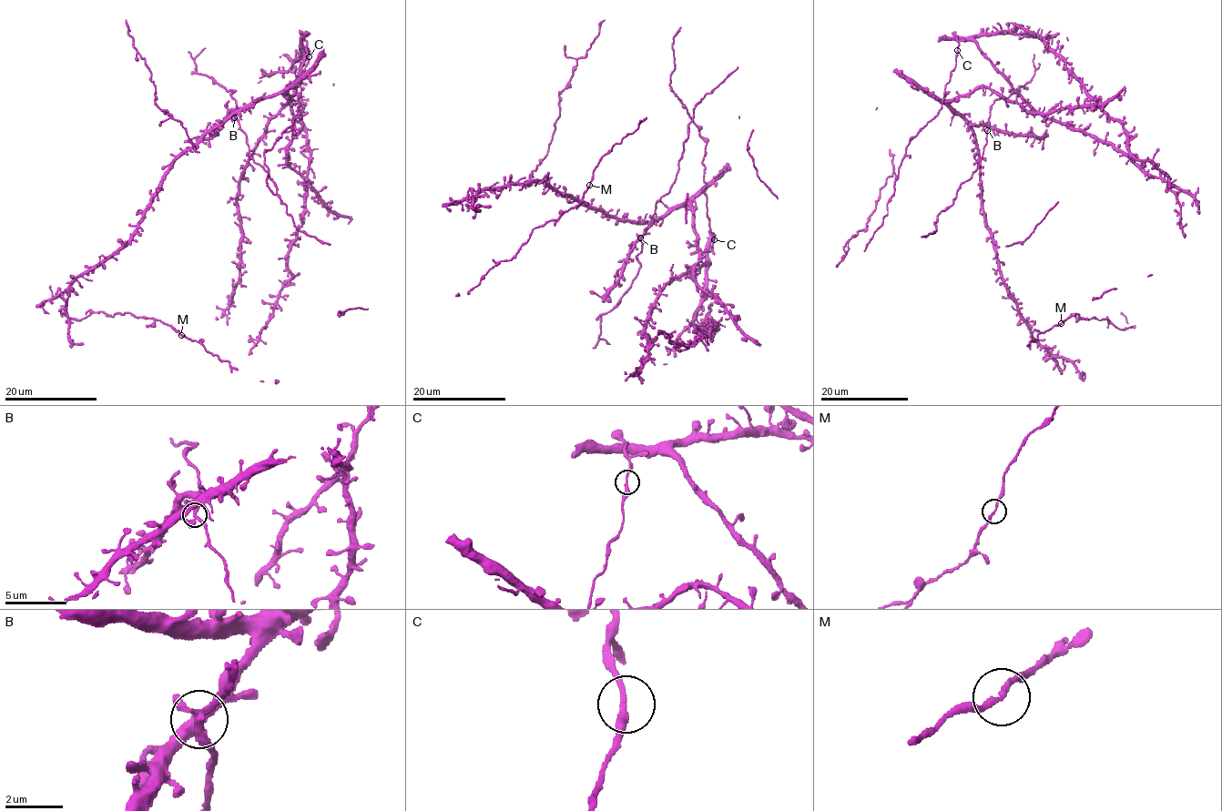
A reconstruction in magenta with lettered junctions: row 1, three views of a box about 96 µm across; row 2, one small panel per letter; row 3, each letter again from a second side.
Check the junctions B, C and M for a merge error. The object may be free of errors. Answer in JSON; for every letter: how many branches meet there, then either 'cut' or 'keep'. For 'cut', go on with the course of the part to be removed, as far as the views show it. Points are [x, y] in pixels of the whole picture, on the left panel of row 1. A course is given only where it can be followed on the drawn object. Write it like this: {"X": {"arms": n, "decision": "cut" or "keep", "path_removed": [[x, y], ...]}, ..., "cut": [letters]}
{"B": {"arms": 2, "decision": "keep"}, "C": {"arms": 2, "decision": "keep"}, "M": {"arms": 2, "decision": "keep"}, "cut": []}

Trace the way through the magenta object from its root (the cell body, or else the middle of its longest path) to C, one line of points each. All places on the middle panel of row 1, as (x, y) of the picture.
C: (689, 201), (701, 195), (707, 199), (708, 227), (714, 239)

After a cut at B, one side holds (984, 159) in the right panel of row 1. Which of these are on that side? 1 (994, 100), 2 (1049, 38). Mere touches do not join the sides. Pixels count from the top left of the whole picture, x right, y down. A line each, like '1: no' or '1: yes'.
1: no
2: yes

